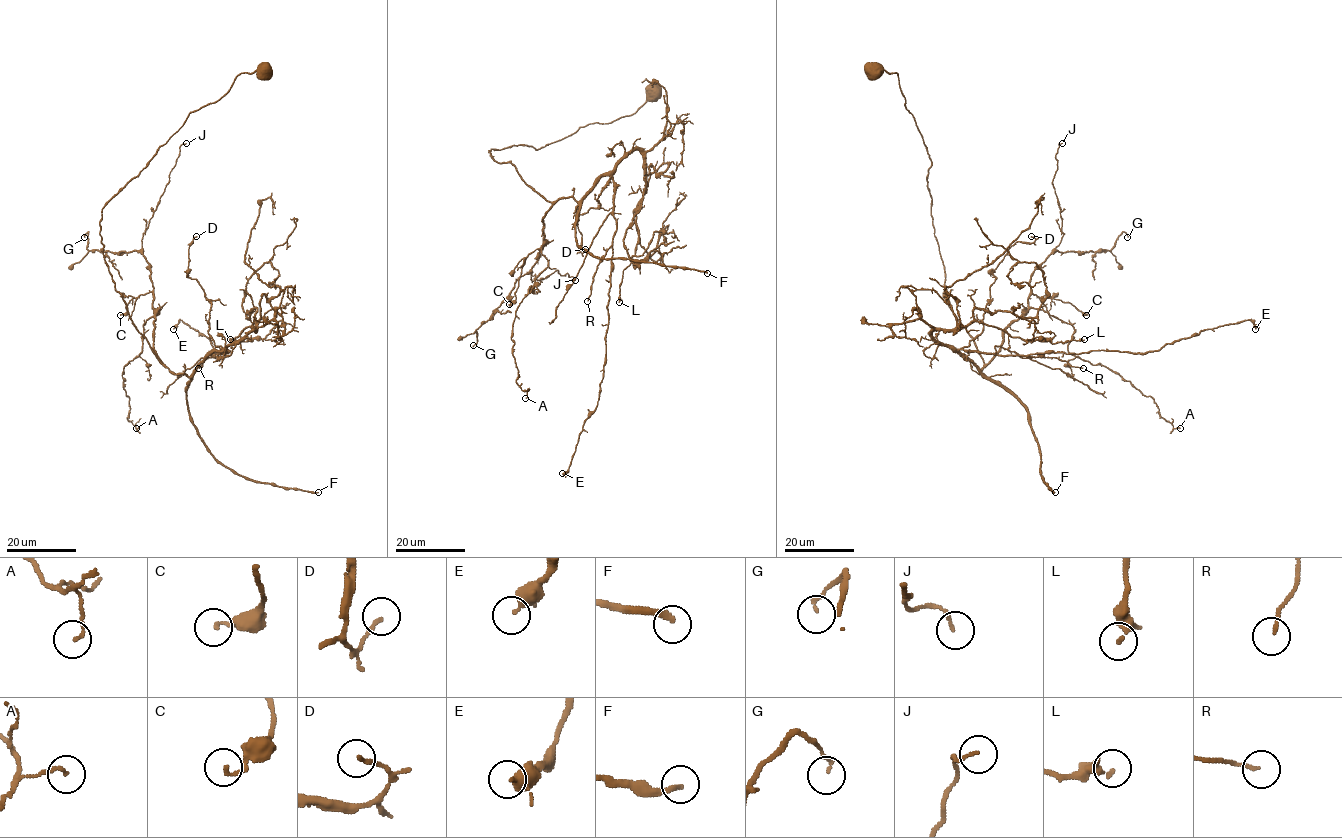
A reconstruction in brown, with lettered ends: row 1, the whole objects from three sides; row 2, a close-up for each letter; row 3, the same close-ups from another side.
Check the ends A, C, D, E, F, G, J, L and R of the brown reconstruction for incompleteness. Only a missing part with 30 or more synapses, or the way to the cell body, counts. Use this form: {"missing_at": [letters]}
{"missing_at": ["F"]}

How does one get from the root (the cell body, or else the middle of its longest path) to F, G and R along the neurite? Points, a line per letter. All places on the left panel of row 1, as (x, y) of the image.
F: (263, 70), (189, 114), (102, 208), (100, 235), (131, 322), (190, 377), (206, 449), (251, 479), (318, 492)
G: (263, 70), (192, 111), (102, 210), (115, 289), (163, 364), (150, 264), (136, 250), (89, 250), (84, 237)
R: (263, 70), (192, 111), (102, 210), (103, 256), (131, 322), (175, 373), (225, 351), (198, 368)

